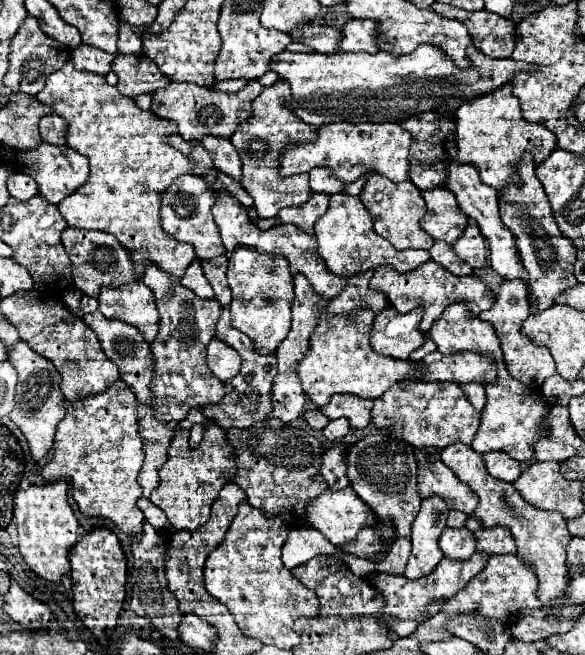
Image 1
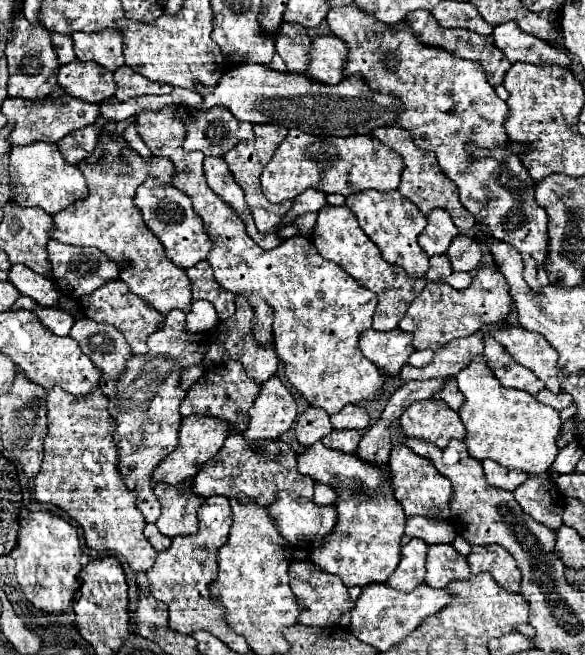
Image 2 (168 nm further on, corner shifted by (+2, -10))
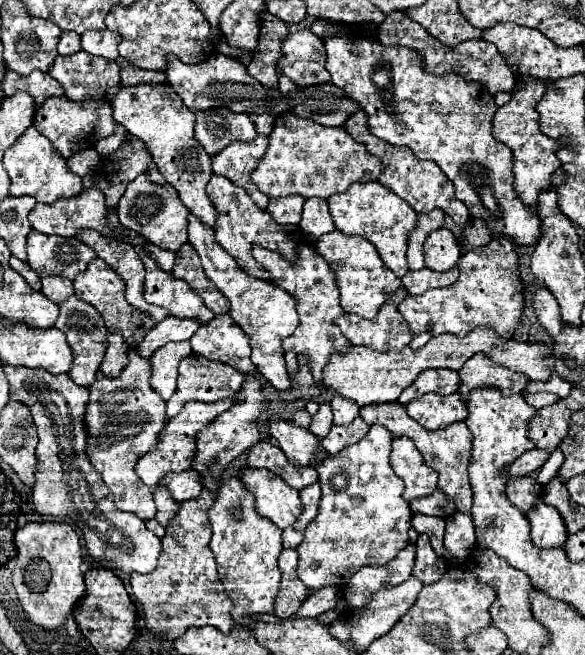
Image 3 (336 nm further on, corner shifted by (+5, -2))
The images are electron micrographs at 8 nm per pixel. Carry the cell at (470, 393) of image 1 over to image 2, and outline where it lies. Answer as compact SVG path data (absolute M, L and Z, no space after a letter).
M448 378L448 386L444 386L444 390L440 390L440 394L434 394L434 398L444 400L452 410L460 410L460 406L464 404L464 394L460 394L454 378Z

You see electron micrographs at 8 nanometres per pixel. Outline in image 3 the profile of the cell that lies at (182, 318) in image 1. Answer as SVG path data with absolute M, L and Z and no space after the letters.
M131 348L127 352L127 356L129 356L127 366L125 366L125 370L121 370L119 376L111 378L111 376L105 376L103 372L99 372L97 382L93 382L93 386L89 388L91 398L89 398L87 416L85 416L85 422L89 426L89 450L87 450L87 454L89 454L95 470L103 476L111 494L115 496L115 506L119 506L119 510L137 514L141 520L151 520L151 518L155 518L155 502L151 496L151 488L141 484L141 480L137 478L135 464L143 454L147 454L149 450L153 450L157 446L161 430L165 428L165 422L169 420L165 414L167 404L157 394L157 390L151 388L151 358L143 358L137 352L137 348Z

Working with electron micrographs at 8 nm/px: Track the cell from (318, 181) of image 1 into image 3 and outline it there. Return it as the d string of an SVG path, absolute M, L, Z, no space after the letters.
M289 196L289 198L273 198L267 206L271 218L279 224L299 224L301 210L303 210L305 198L301 196Z

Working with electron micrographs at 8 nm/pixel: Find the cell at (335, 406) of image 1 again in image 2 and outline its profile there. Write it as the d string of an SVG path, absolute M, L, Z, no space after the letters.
M348 404L344 406L338 414L330 416L332 426L336 430L344 430L344 428L356 428L356 430L366 430L370 426L370 416L364 408Z

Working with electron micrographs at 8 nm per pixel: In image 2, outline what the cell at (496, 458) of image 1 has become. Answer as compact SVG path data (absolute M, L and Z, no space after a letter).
M484 460L482 466L484 466L484 474L486 474L488 484L502 488L502 490L512 492L516 486L520 486L528 478L528 474L524 474L522 470L508 470L492 460Z

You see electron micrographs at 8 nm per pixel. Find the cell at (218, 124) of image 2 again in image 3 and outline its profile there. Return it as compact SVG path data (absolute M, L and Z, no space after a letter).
M209 108L197 112L195 140L207 154L217 154L235 140L251 142L257 136L255 124L249 114L235 114L223 108Z

